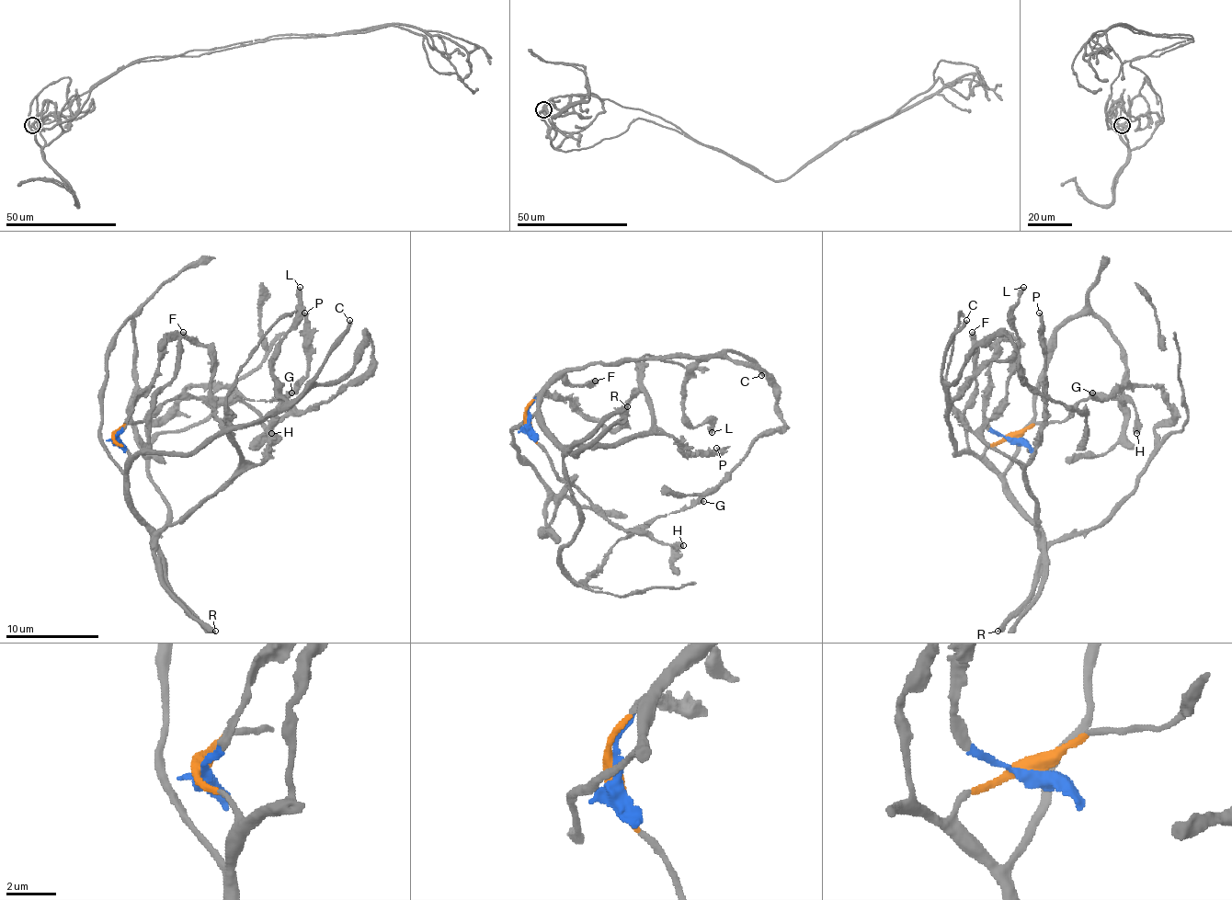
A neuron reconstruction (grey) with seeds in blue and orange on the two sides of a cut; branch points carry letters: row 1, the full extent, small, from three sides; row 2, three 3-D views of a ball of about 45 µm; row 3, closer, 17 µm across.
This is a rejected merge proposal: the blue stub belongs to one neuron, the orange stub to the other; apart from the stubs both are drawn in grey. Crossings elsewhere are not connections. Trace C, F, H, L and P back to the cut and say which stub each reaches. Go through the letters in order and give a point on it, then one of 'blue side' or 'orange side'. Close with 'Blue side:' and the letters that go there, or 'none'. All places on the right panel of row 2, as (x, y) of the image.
C: (966, 320) | orange side
F: (972, 332) | orange side
H: (1136, 433) | orange side
L: (1023, 287) | orange side
P: (1039, 313) | blue side
Blue side: P

